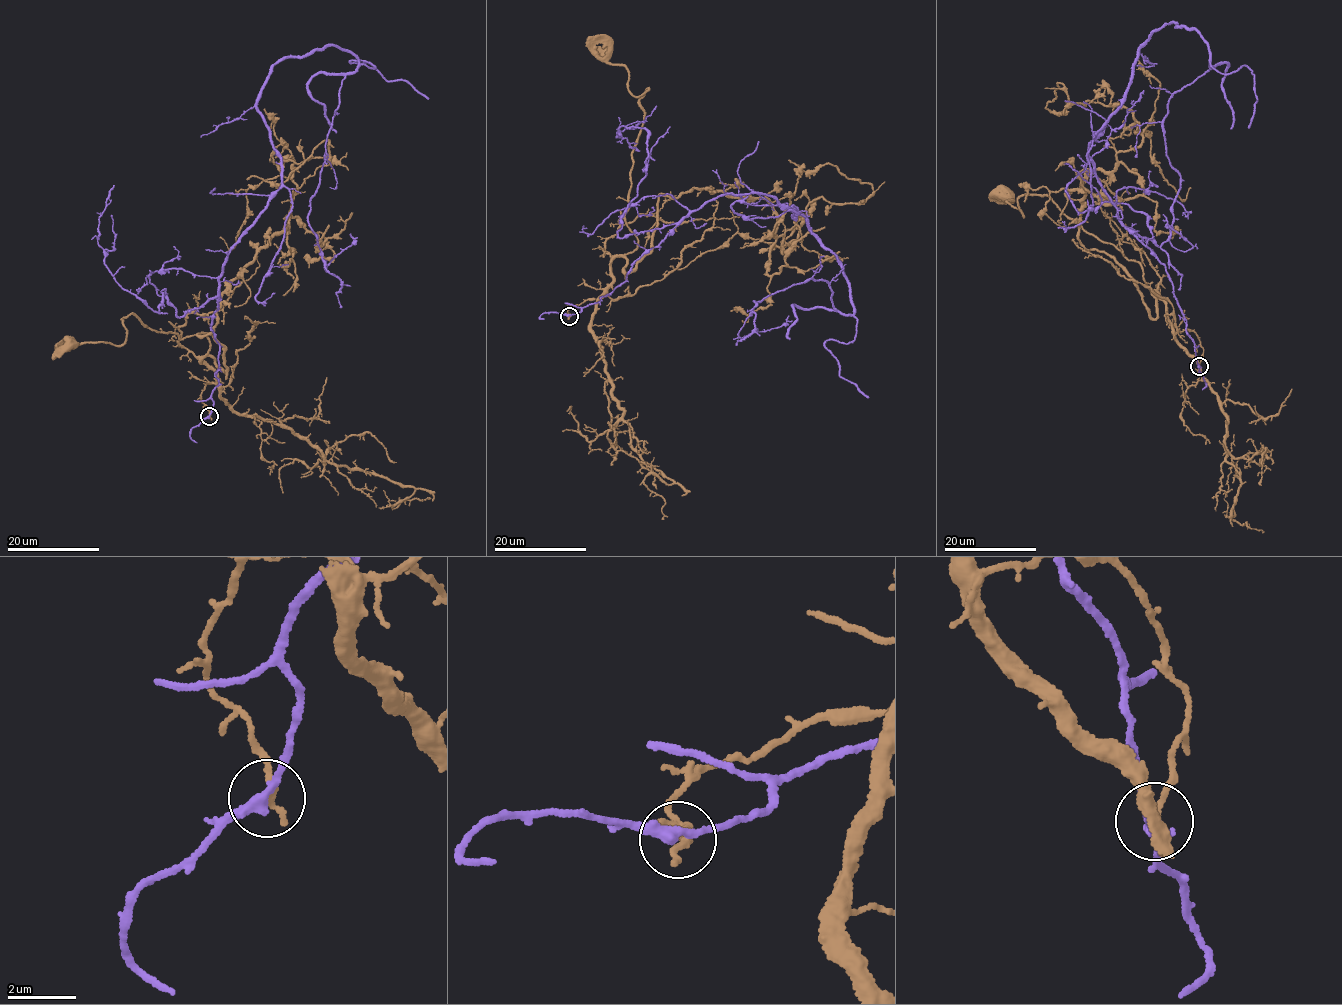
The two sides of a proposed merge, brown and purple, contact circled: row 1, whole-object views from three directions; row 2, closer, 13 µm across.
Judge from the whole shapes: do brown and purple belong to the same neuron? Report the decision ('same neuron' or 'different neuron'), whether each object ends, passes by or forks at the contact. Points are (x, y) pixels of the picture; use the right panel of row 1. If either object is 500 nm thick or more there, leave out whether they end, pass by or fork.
different neuron; brown ends there; purple passes by

